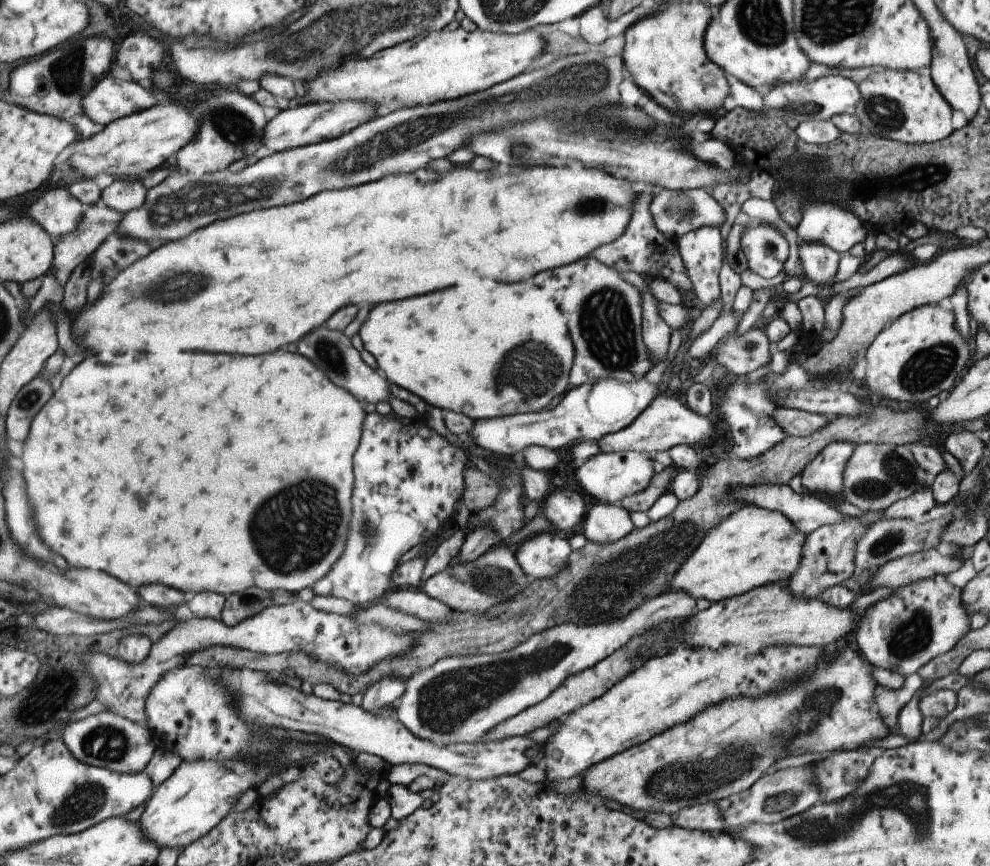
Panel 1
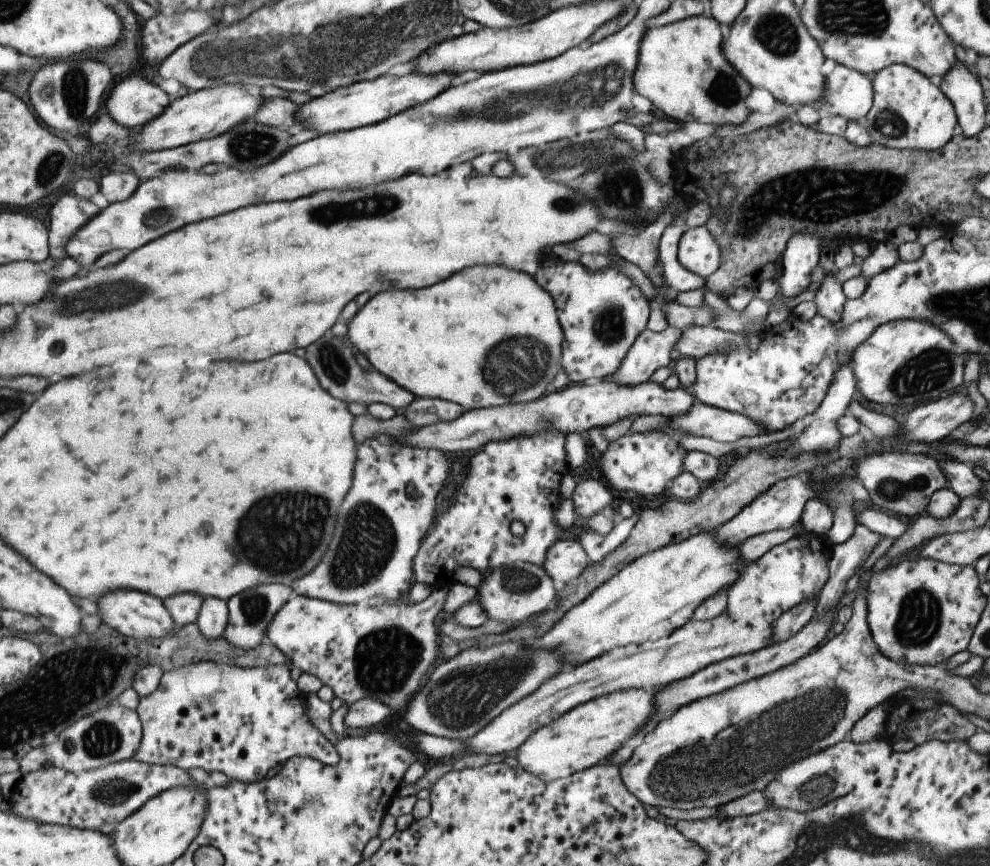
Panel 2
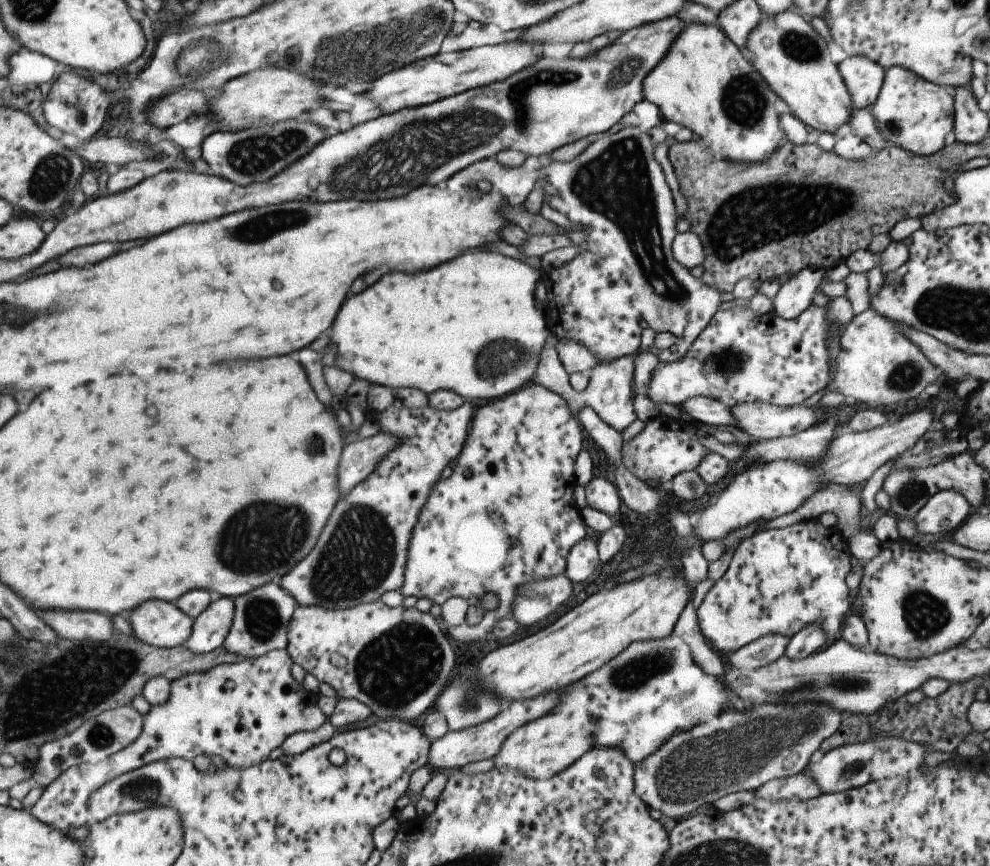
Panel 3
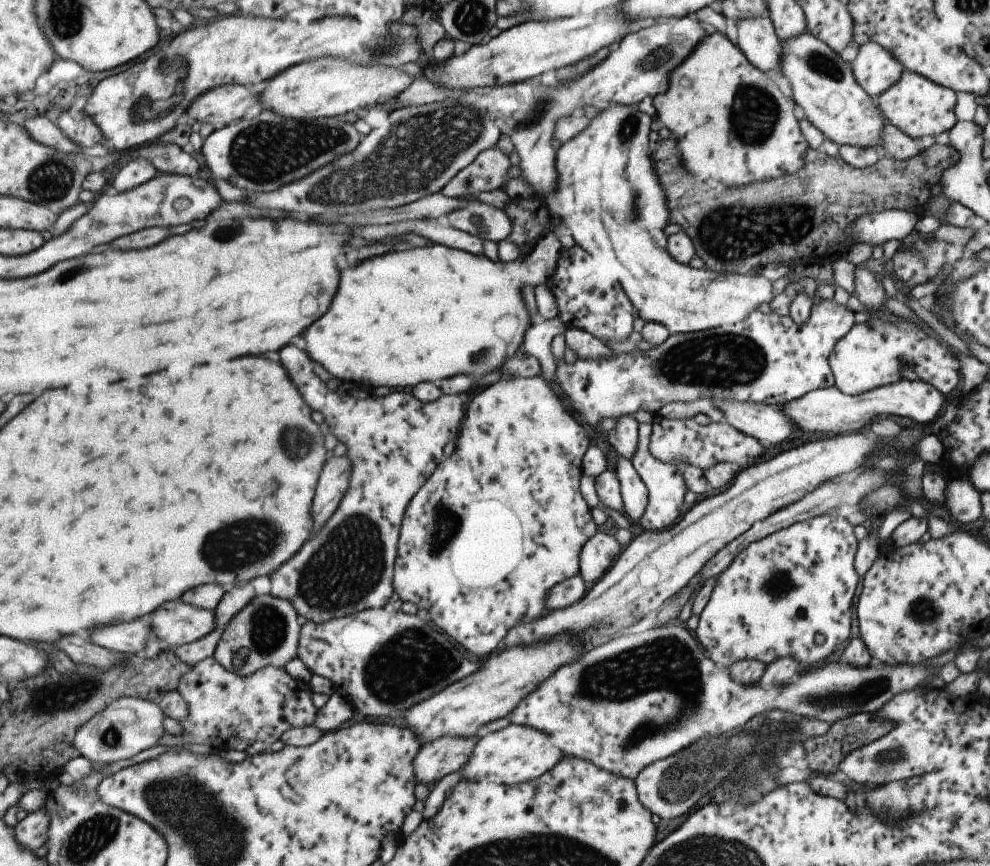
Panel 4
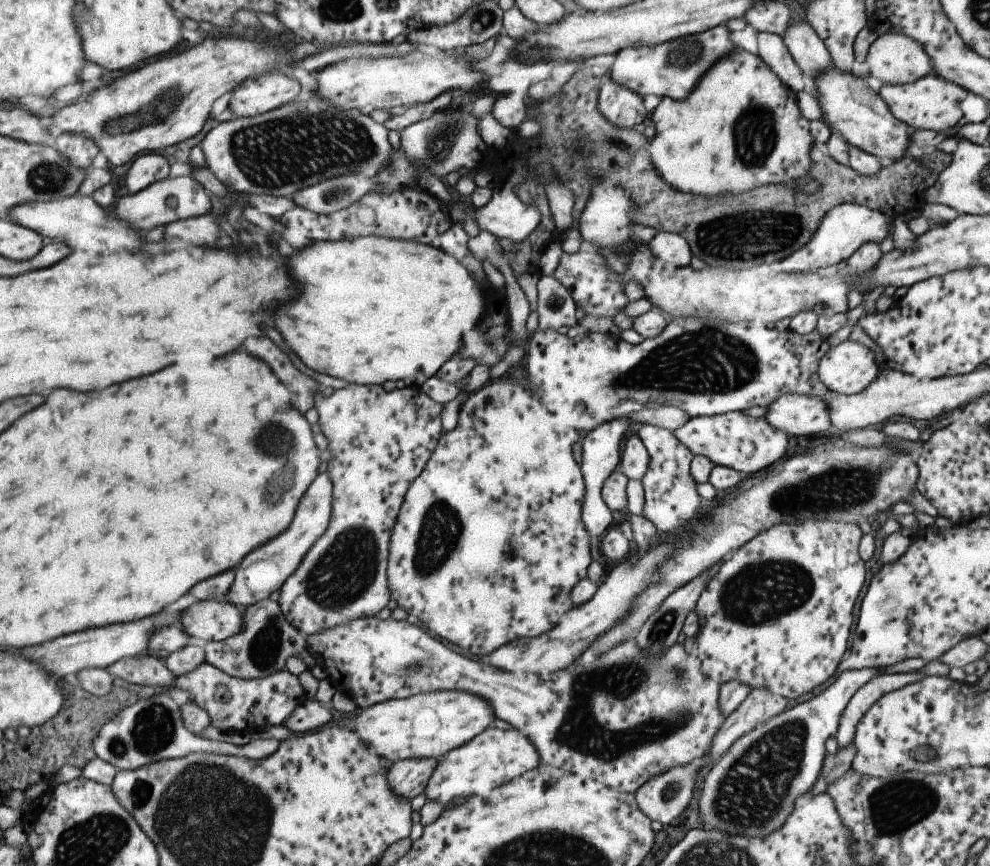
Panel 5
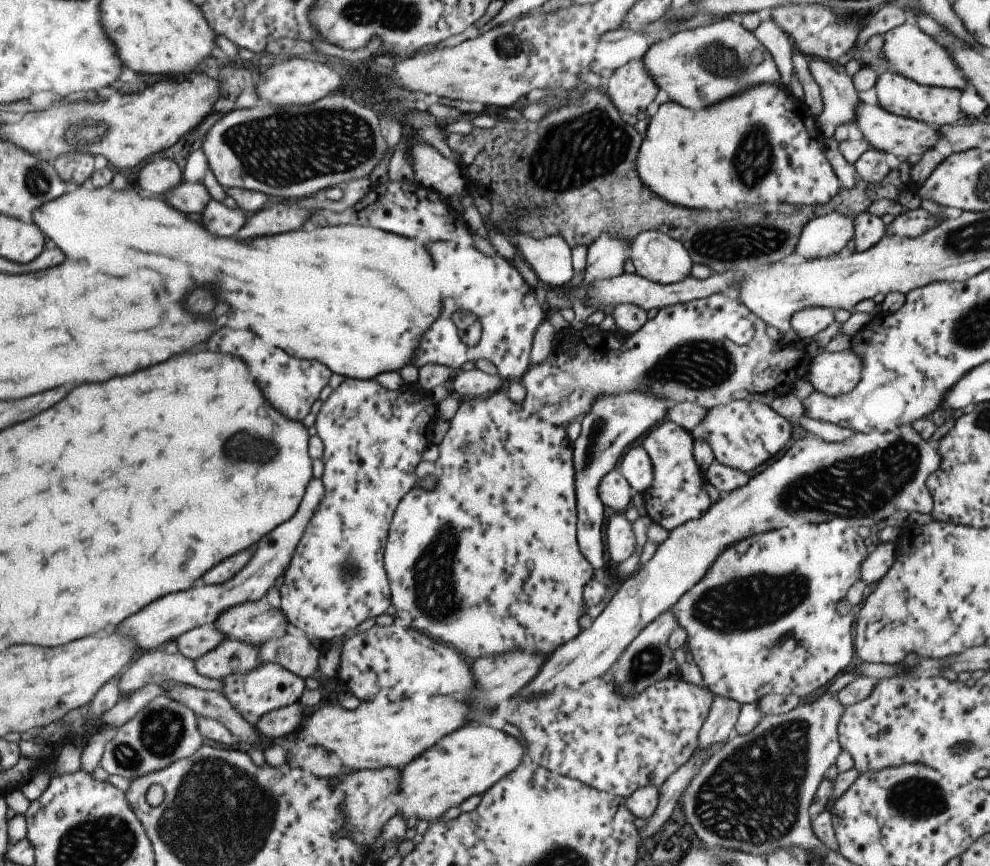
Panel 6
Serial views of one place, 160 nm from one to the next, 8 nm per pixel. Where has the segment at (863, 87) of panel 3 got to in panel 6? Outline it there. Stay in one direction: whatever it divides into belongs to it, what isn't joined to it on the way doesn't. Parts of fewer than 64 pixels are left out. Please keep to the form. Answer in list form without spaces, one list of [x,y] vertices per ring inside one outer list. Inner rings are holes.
[[[908,15],[903,24],[884,32],[881,38],[883,38],[881,54],[887,61],[887,70],[920,85],[959,89],[960,91],[967,86],[964,76],[956,64],[953,64],[948,51],[940,47],[929,35],[923,33],[917,27],[912,15]]]

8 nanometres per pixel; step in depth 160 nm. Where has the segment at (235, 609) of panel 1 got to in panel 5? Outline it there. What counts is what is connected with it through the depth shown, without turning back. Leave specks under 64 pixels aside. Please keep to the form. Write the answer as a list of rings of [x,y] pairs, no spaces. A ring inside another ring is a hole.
[[[275,597],[253,602],[242,608],[243,628],[241,632],[231,638],[221,641],[207,641],[204,652],[204,661],[213,668],[239,679],[257,679],[273,675],[283,669],[285,660],[289,656],[299,656],[307,664],[306,670],[311,671],[314,658],[306,647],[306,638],[297,632],[291,624],[285,620]]]

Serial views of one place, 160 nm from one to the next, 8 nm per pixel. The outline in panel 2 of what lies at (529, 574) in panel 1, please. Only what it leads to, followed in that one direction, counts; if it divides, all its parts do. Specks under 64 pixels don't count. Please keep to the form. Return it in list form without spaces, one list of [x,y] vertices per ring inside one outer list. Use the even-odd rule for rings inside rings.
[[[563,538],[546,550],[541,568],[553,581],[554,588],[559,589],[581,576],[587,564],[588,558],[577,540]]]

